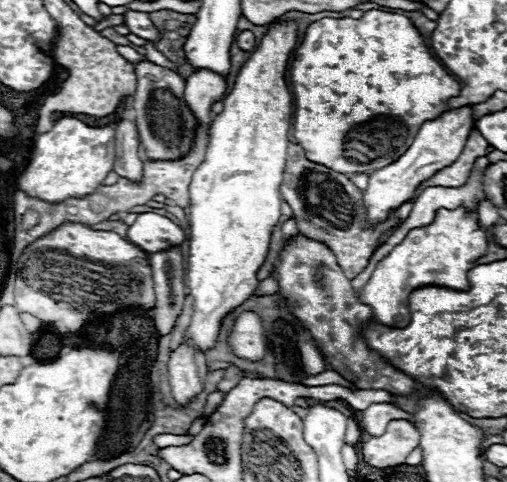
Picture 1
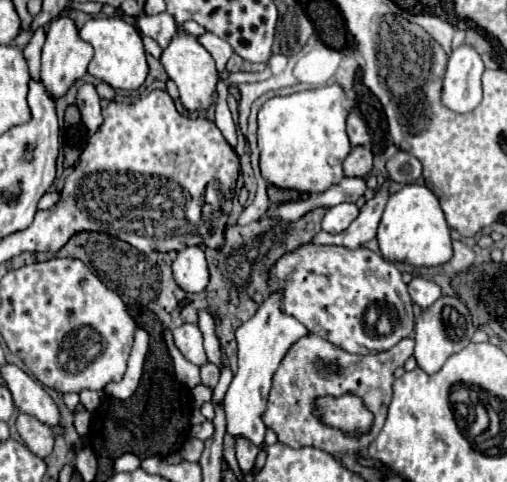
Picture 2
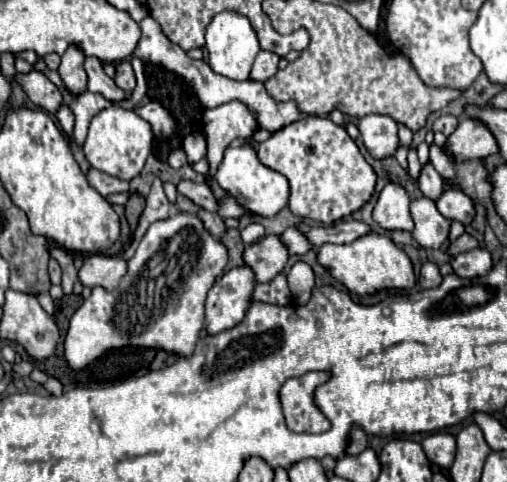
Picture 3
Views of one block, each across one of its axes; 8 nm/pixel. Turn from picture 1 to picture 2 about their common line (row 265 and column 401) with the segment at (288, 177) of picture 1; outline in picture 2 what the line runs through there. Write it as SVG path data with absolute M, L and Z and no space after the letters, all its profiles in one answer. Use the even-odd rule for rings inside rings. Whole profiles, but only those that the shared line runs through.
M304 336L298 342L292 344L292 348L282 358L278 370L272 378L272 390L268 398L268 408L262 416L264 424L272 428L278 436L278 442L290 446L290 448L304 448L314 446L320 448L334 458L342 458L344 454L358 454L370 446L370 442L376 440L376 436L382 430L382 424L386 420L386 410L392 400L392 382L394 382L394 370L402 368L404 362L412 356L414 340L402 338L396 346L392 346L386 352L360 356L350 354L340 348L334 348L330 342L316 338L316 336ZM342 394L354 394L360 396L366 404L366 408L374 414L372 428L362 436L348 436L346 432L332 428L324 424L314 414L314 402L320 396L342 396Z

